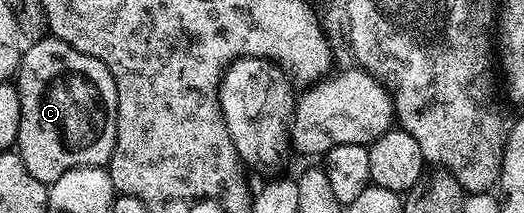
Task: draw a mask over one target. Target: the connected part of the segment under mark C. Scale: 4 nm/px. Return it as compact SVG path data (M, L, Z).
M48 36L22 51L17 85L21 96L17 153L37 180L50 184L78 166L110 163L117 128L117 86L101 60Z

